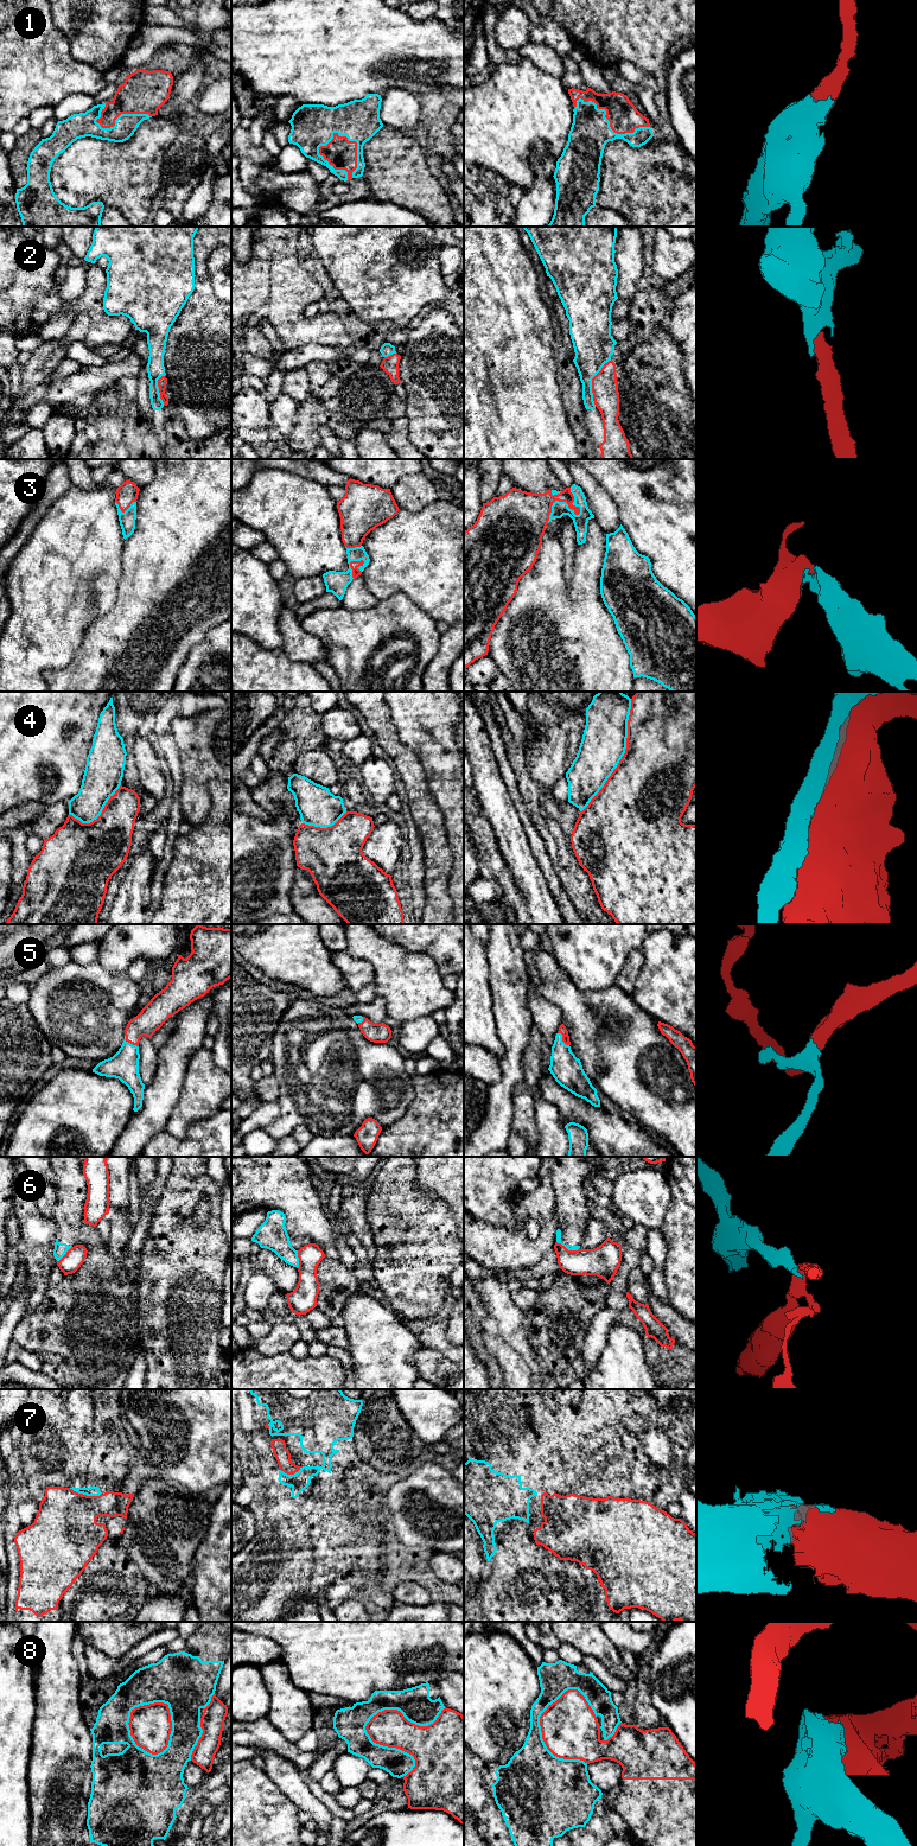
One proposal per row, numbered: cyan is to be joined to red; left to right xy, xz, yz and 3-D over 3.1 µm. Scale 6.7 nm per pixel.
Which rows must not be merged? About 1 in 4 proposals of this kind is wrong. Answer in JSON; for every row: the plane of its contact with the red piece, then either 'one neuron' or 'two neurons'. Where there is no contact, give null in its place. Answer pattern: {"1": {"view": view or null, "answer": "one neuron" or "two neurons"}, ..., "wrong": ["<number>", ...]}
{"1": {"view": "xz", "answer": "one neuron"}, "2": {"view": "yz", "answer": "one neuron"}, "3": {"view": "yz", "answer": "one neuron"}, "4": {"view": "yz", "answer": "two neurons"}, "5": {"view": "xy", "answer": "one neuron"}, "6": {"view": "yz", "answer": "two neurons"}, "7": {"view": "xy", "answer": "one neuron"}, "8": {"view": "xz", "answer": "two neurons"}, "wrong": ["4", "6", "8"]}

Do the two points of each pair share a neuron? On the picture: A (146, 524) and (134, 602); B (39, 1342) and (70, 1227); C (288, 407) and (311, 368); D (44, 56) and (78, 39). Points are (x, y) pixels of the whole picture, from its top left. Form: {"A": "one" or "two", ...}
{"A": "one", "B": "one", "C": "two", "D": "two"}

